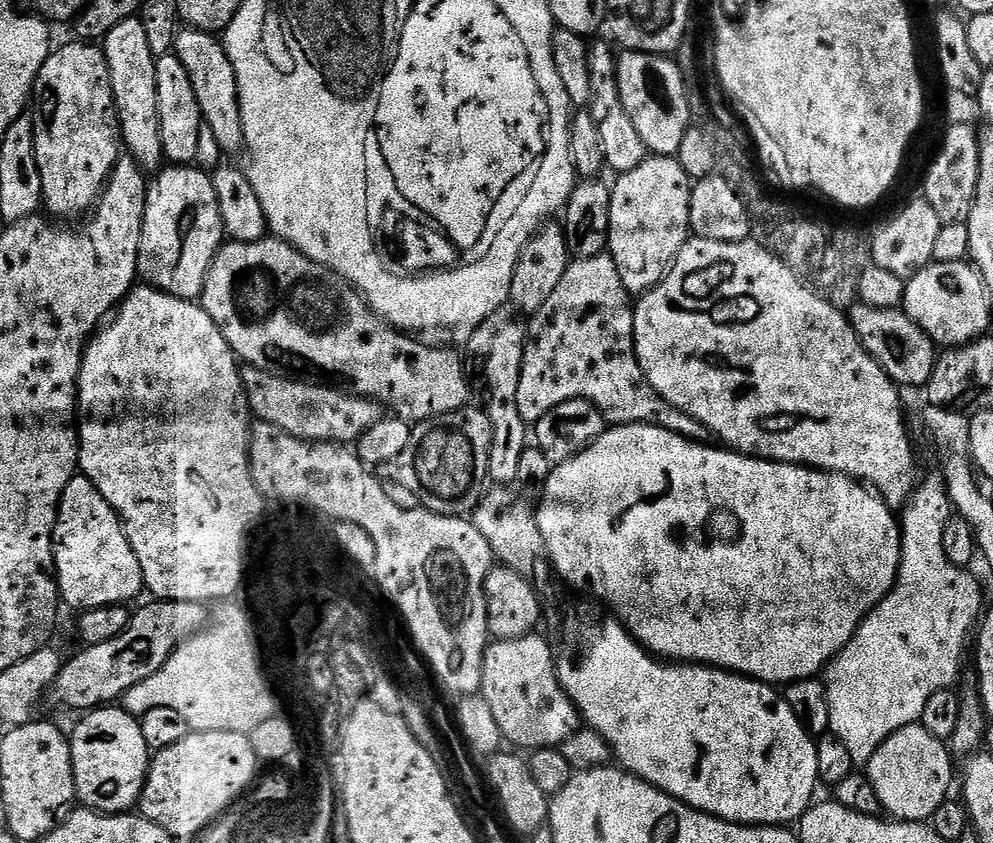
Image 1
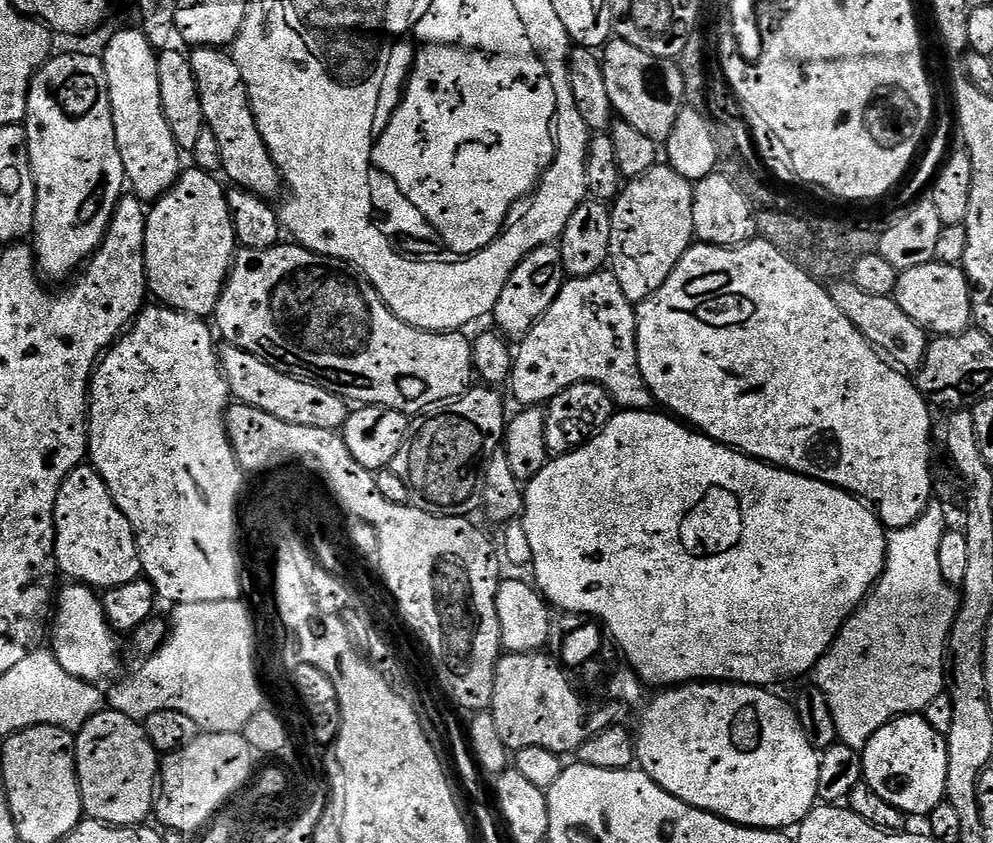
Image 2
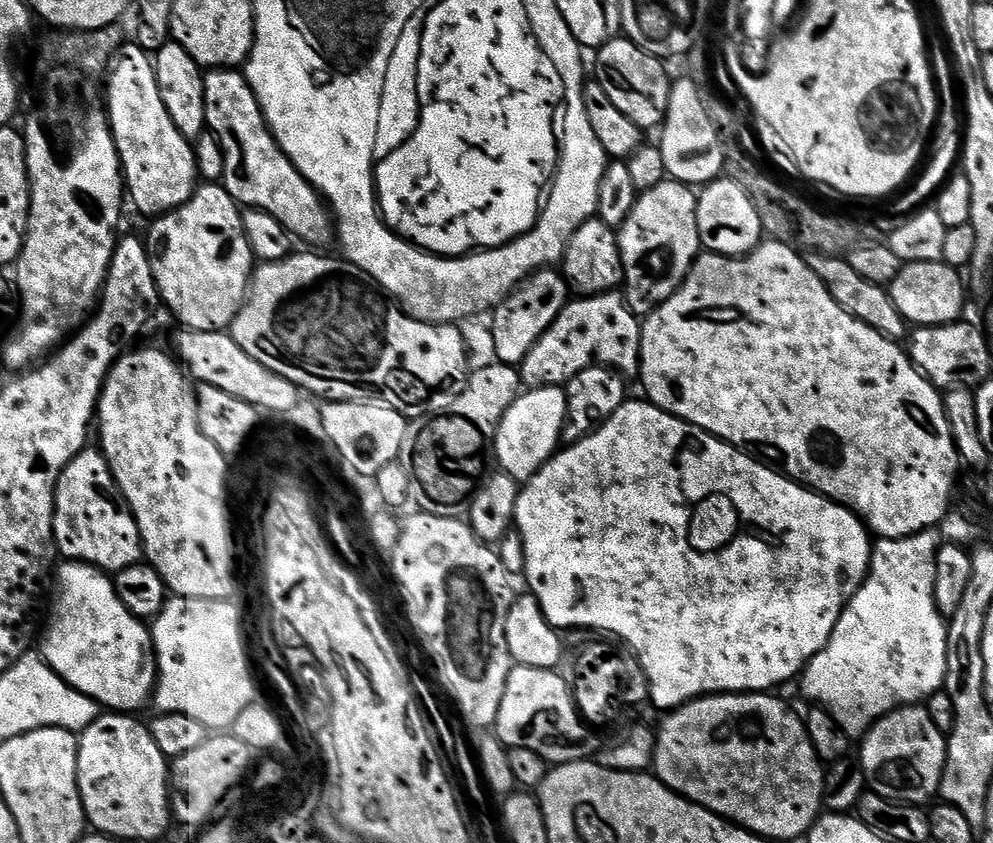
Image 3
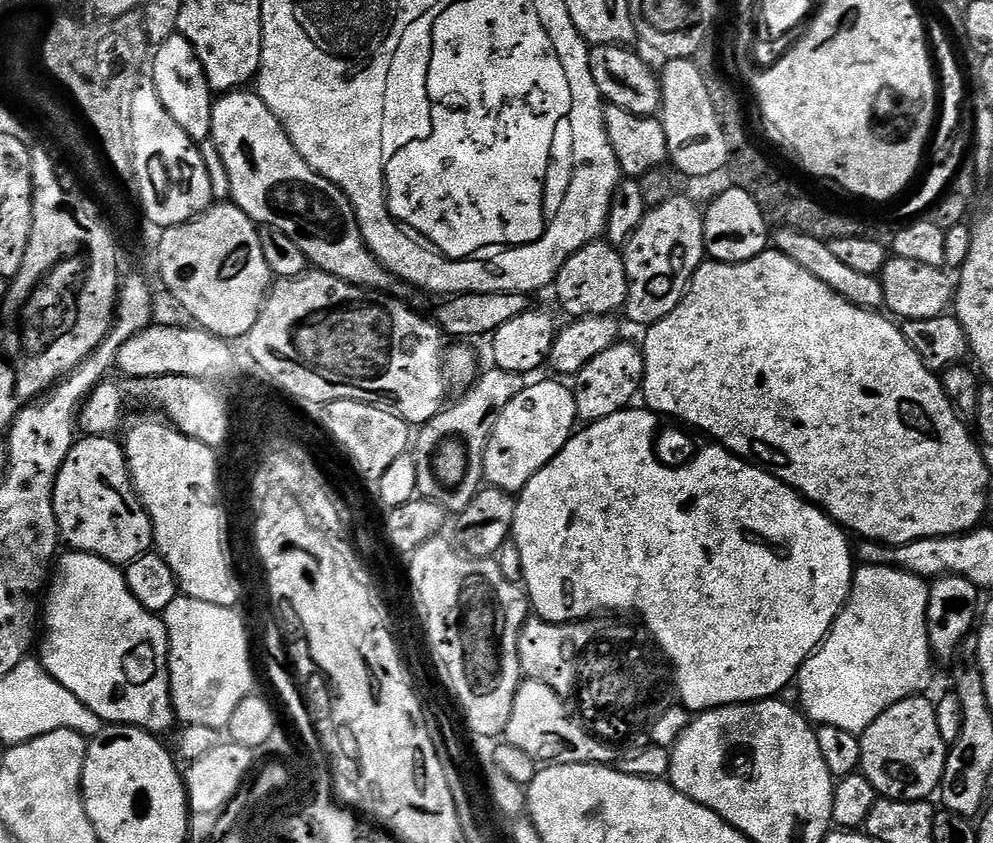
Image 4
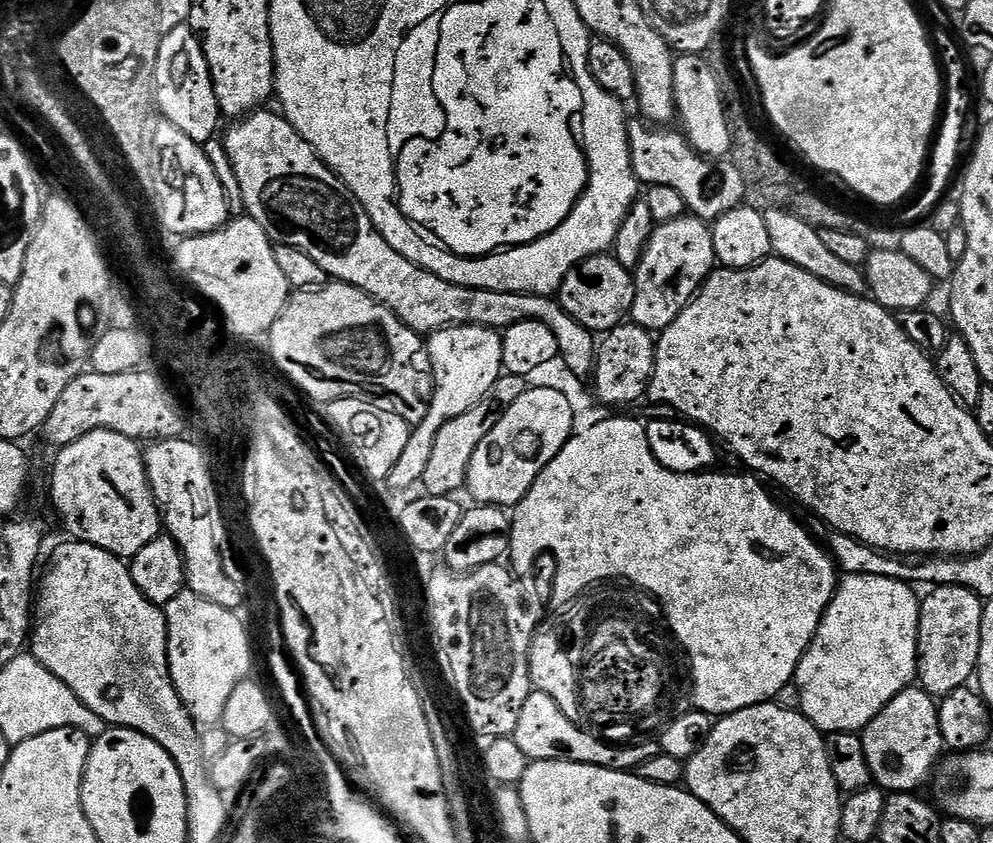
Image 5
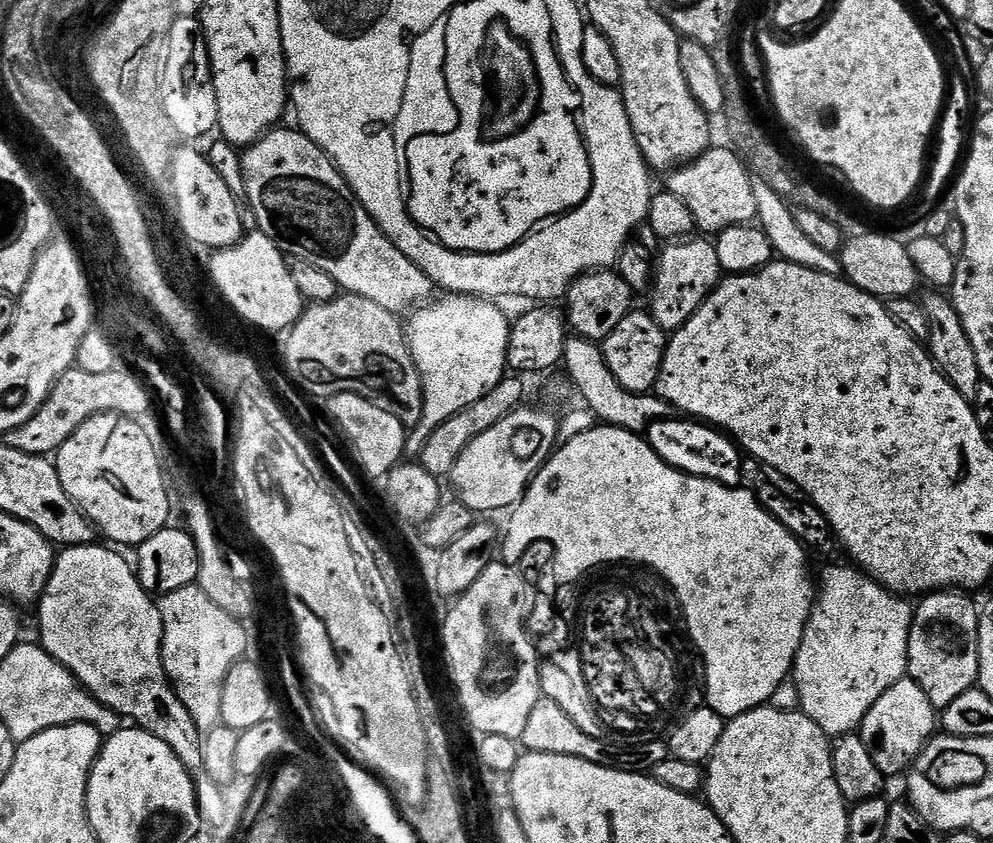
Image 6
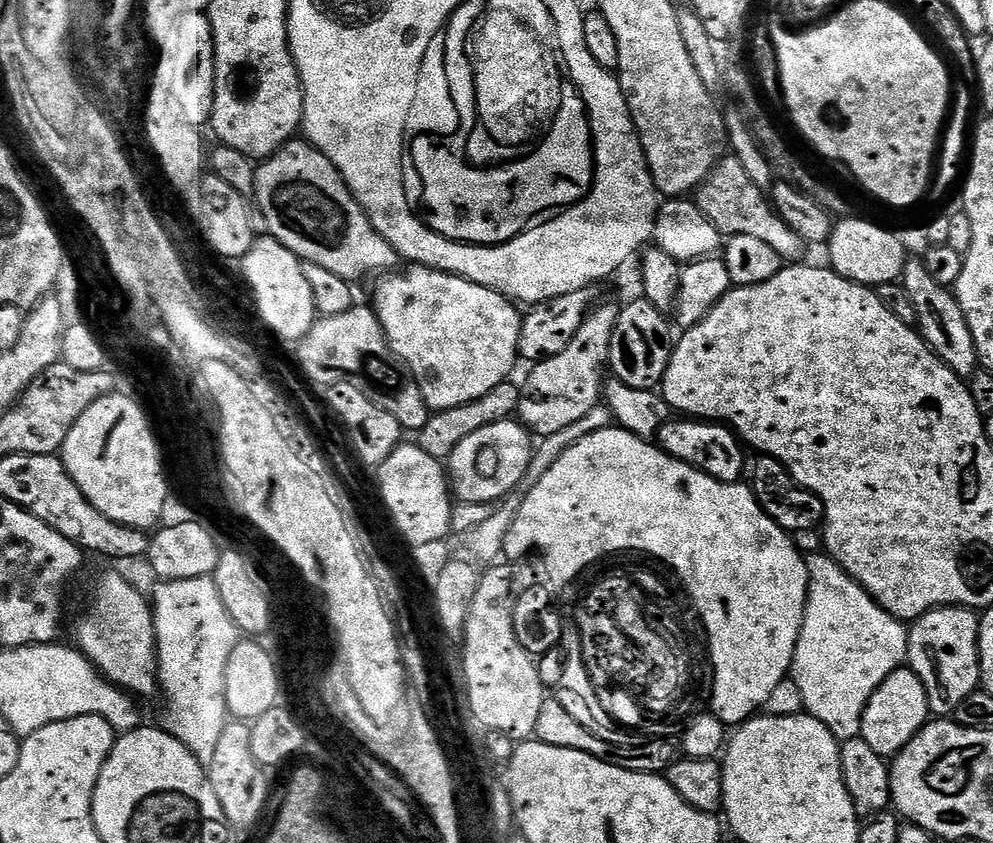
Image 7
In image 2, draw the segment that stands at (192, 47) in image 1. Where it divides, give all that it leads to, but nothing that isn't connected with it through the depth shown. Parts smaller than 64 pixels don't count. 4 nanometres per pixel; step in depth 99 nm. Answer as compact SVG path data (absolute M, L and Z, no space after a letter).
M192 48L190 59L198 98L202 102L204 123L214 138L218 138L218 146L222 150L223 175L228 175L235 187L245 188L256 196L272 198L282 188L280 171L276 169L274 158L256 125L242 70L238 70L227 51L218 48Z

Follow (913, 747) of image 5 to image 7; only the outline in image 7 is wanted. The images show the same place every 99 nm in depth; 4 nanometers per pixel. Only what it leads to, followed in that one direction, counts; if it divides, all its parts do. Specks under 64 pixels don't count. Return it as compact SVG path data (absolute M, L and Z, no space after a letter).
M905 666L894 670L894 674L890 674L890 678L886 678L886 682L878 686L878 690L874 690L862 714L859 739L866 741L873 748L874 754L894 758L918 735L929 720L926 686L922 686L918 674L914 674L911 668Z

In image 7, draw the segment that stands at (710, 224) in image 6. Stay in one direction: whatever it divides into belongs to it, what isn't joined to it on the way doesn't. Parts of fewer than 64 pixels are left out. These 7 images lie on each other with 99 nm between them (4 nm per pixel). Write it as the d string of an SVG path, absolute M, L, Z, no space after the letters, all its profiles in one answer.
M725 155L717 163L704 183L696 189L694 199L702 214L706 214L710 222L714 222L721 237L750 234L750 238L758 238L761 242L768 243L785 262L799 261L803 257L800 255L806 251L803 238L794 234L794 230L790 230L786 222L782 222L782 218L772 207L765 189L754 186L754 181L746 175L746 170L742 170L742 162L738 162L734 155Z

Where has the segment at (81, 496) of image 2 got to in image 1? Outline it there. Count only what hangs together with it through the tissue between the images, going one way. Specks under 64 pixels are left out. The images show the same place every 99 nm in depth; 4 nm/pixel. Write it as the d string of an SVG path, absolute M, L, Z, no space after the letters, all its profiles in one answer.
M83 474L73 476L66 490L62 490L52 531L52 553L60 599L75 610L127 605L128 600L145 591L142 566L138 566L138 558L126 538L119 516L110 502L98 494L98 486Z

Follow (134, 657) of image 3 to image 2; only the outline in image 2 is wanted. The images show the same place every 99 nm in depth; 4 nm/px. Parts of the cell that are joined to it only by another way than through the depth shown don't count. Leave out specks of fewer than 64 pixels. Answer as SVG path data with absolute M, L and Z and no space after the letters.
M75 582L67 585L69 588L61 587L58 595L54 600L54 619L50 624L50 651L58 658L58 662L62 666L62 670L66 670L66 674L70 674L79 680L87 680L89 682L104 682L100 680L111 681L116 671L120 668L120 648L116 645L118 640L117 633L112 631L112 627L108 625L108 619L104 613L104 607L100 601L100 596L86 584L78 584Z

